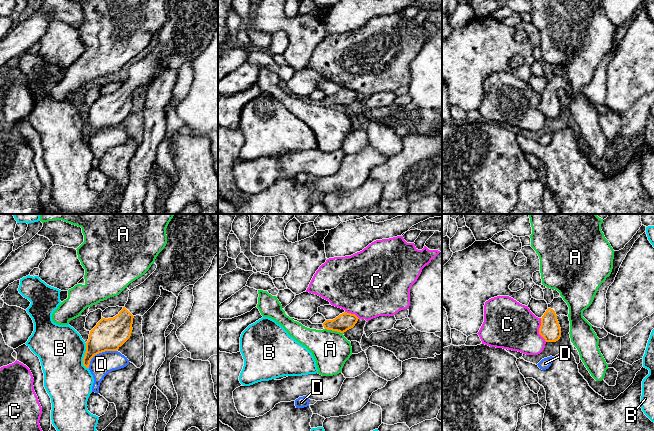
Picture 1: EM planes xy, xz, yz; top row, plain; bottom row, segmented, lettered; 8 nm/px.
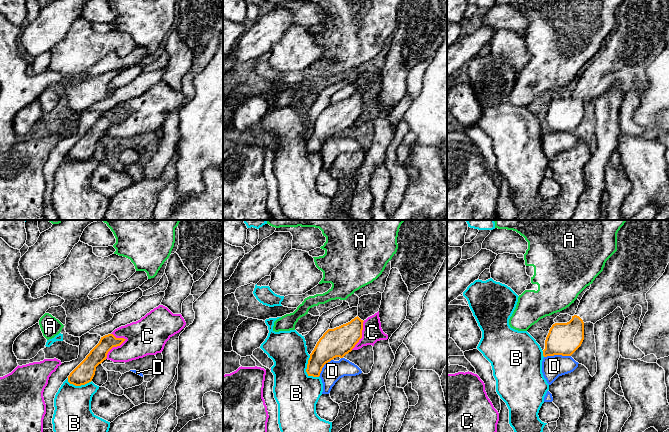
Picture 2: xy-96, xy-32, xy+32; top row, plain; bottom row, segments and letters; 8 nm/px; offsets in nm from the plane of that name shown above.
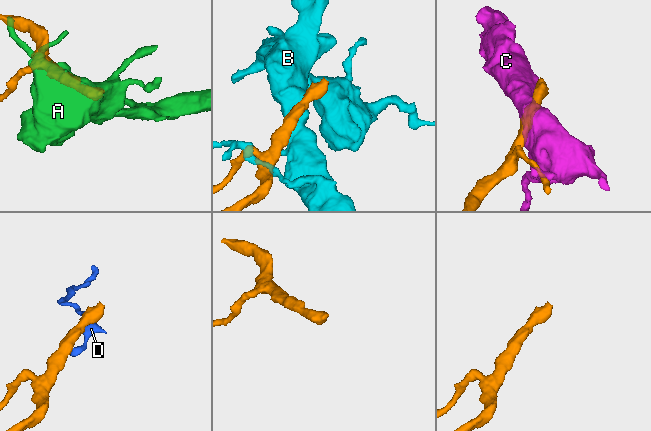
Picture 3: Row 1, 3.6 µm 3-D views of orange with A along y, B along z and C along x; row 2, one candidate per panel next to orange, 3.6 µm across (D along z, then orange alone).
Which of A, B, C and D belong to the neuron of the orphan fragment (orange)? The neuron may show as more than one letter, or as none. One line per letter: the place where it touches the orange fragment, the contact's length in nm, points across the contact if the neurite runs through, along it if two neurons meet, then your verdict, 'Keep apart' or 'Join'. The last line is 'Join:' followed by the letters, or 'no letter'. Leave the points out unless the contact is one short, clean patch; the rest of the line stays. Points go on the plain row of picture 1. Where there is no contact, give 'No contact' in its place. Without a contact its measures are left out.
A: Touches orange at xz (334, 106). Shared border 150 nm. Keep apart
B: Touches orange at xy (84, 132). Shared border 200 nm. Keep apart
C: Touches orange at yz (539, 106). Shared border 200 nm. Keep apart
D: Touches orange at xy (99, 128). Shared border 280 nm. Boundary: xy (116, 126), (105, 126), (97, 129), (91, 135), (88, 143). Keep apart
Join: no letter

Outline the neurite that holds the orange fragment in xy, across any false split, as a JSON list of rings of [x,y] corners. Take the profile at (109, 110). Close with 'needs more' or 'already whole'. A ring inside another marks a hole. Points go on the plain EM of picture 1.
[[[168,0],[166,4],[167,20],[155,35],[156,46],[140,61],[129,67],[128,77],[123,85],[113,94],[102,95],[90,107],[86,118],[83,141],[89,144],[91,135],[105,127],[117,127],[131,112],[133,94],[143,92],[161,71],[160,64],[172,68],[178,75],[179,69],[187,62],[194,61],[208,47],[214,32],[218,29],[218,0]]]; needs more

